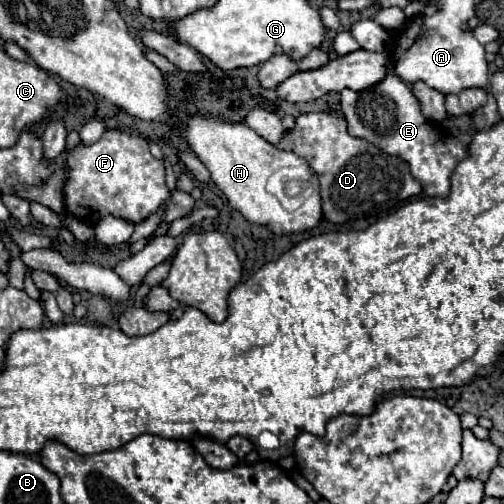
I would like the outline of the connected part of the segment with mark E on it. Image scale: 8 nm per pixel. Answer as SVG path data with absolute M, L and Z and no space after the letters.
M388 73L380 83L364 91L346 89L342 91L342 109L352 137L362 137L384 153L402 157L410 165L412 177L420 181L428 197L446 197L450 173L454 171L454 165L466 157L468 145L456 137L444 137L438 131L434 137L432 123L422 115L418 99L404 81L400 81L394 73Z

